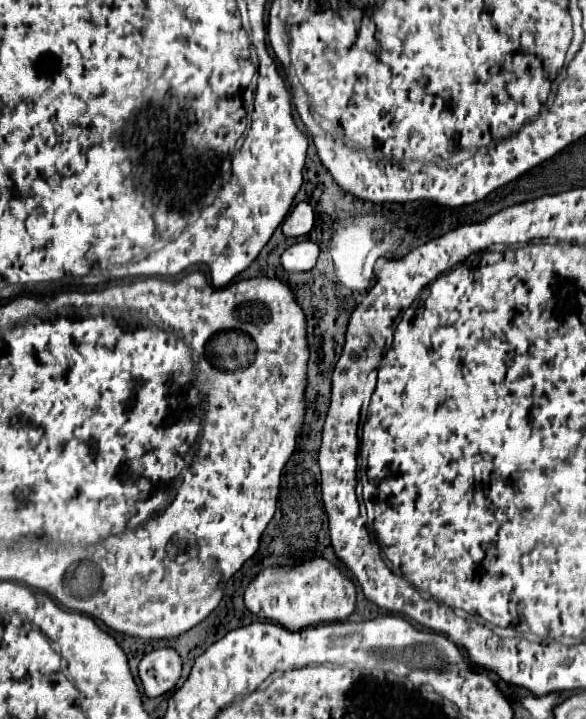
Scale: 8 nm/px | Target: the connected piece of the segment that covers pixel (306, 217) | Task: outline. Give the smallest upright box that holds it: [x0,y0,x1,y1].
[282,201,314,237]

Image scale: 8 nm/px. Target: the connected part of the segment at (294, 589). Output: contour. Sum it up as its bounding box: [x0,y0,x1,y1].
[244,557,356,629]

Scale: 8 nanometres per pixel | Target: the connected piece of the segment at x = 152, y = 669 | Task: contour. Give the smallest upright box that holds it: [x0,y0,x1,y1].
[140,649,182,697]

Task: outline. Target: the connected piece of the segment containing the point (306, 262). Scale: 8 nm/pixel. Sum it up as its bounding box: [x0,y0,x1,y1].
[282,241,318,271]

